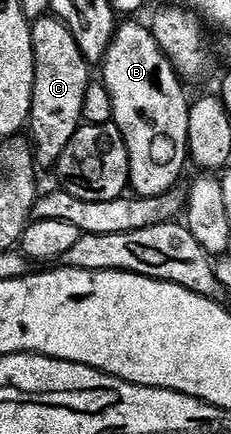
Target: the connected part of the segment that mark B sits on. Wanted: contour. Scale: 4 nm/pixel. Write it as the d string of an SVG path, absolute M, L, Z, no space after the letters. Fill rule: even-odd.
M130 18L115 27L100 71L114 111L112 122L120 130L128 150L129 187L132 192L134 188L135 197L147 200L173 193L188 165L191 101L186 100L183 81L164 50L160 50L153 31L136 21Z

